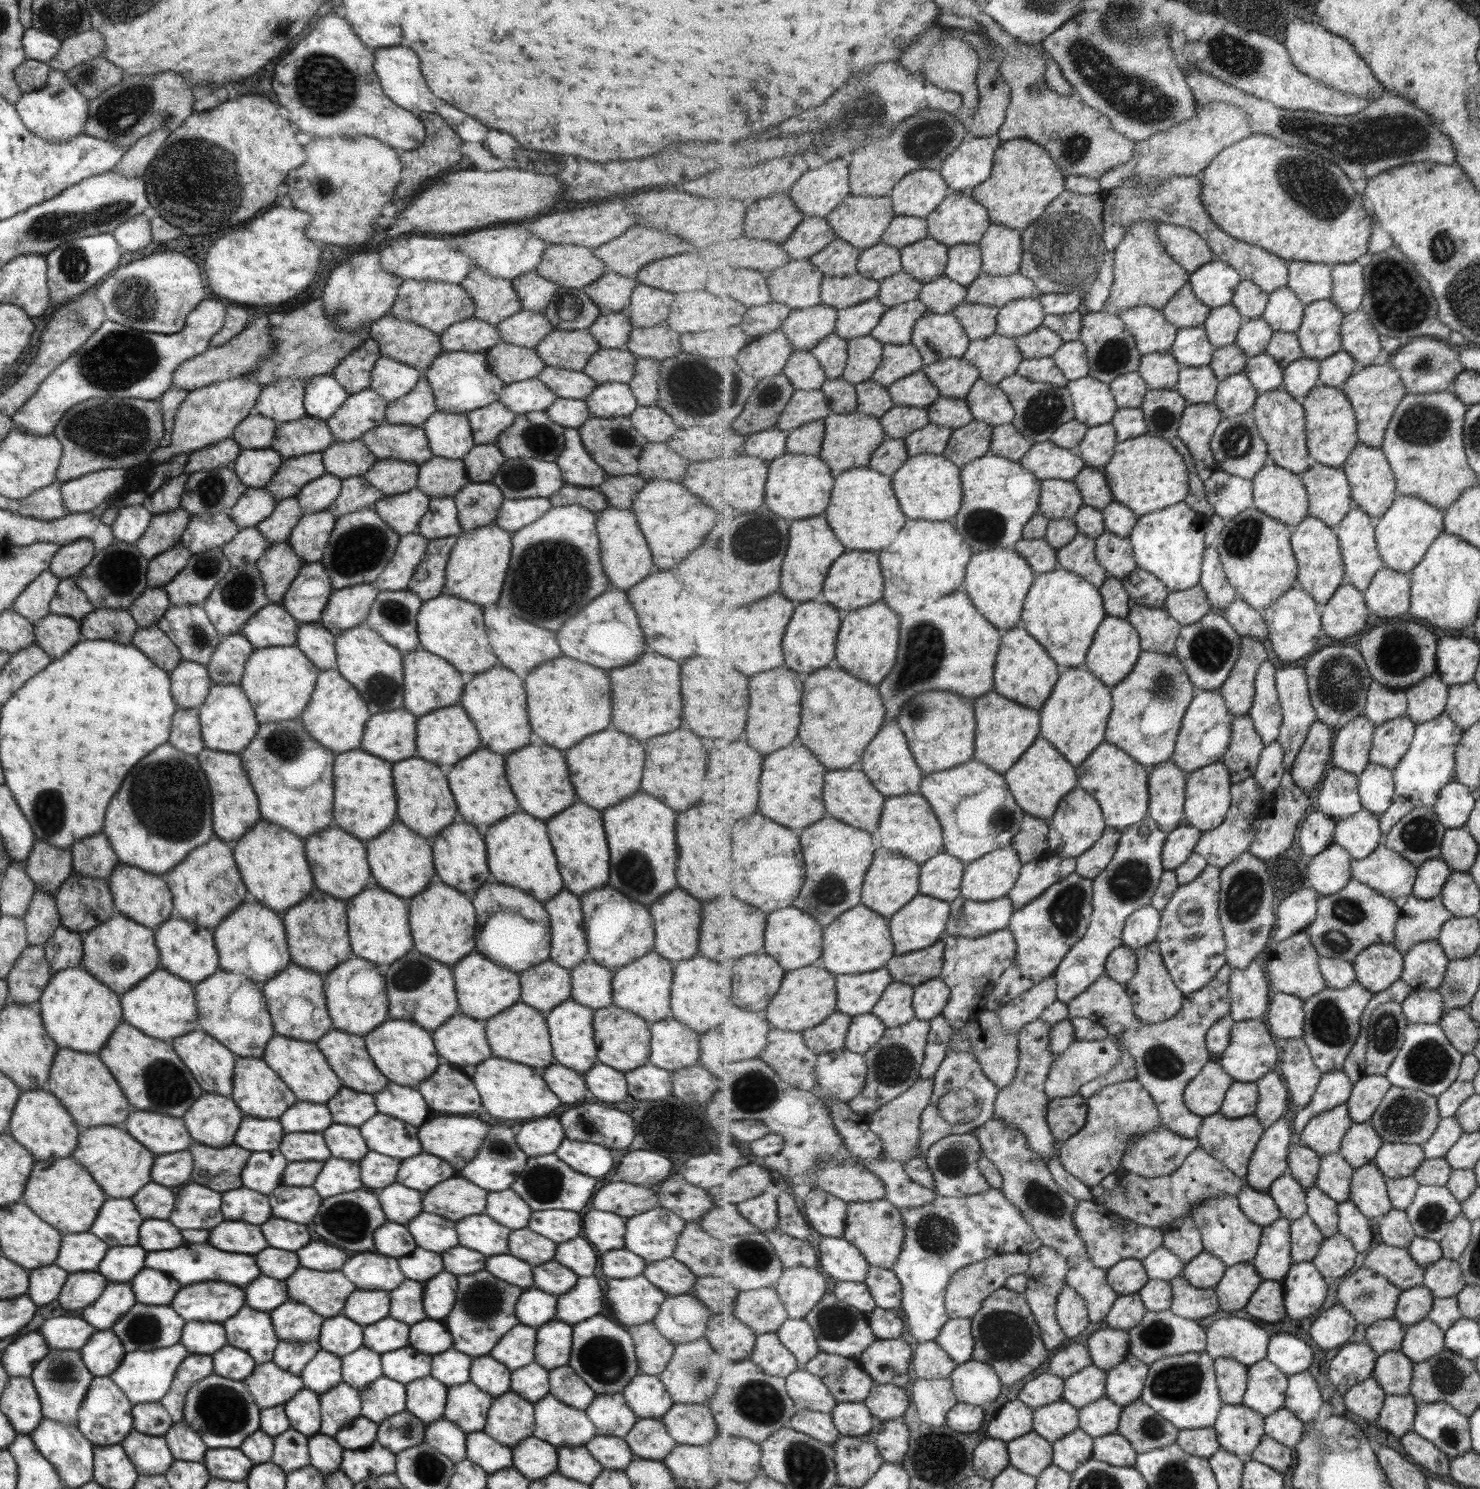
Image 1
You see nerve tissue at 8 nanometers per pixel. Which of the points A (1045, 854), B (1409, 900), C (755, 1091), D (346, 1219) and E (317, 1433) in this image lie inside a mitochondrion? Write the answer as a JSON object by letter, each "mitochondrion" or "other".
{"A":"other","B":"other","C":"mitochondrion","D":"mitochondrion","E":"other"}

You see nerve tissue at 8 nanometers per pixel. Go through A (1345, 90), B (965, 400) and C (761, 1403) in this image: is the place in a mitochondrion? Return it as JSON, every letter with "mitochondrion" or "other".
{"A":"other","B":"other","C":"mitochondrion"}

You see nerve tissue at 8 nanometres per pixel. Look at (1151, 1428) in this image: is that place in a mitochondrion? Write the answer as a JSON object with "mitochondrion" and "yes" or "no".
{"mitochondrion":"yes"}

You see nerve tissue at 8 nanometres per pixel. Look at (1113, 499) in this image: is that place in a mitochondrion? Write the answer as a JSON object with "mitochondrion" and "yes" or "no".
{"mitochondrion":"no"}

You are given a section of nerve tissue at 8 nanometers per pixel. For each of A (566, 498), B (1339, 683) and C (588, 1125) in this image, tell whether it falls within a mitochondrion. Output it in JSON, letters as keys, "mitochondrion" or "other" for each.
{"A":"other","B":"mitochondrion","C":"mitochondrion"}

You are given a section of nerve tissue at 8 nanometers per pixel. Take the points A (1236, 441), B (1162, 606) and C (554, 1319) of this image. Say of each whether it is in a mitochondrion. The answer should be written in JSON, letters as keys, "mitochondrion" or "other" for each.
{"A":"mitochondrion","B":"other","C":"other"}

